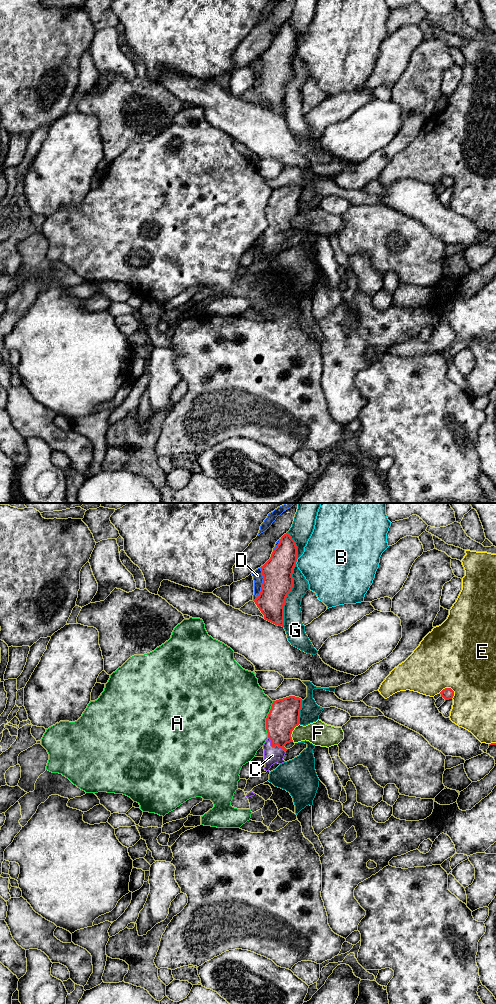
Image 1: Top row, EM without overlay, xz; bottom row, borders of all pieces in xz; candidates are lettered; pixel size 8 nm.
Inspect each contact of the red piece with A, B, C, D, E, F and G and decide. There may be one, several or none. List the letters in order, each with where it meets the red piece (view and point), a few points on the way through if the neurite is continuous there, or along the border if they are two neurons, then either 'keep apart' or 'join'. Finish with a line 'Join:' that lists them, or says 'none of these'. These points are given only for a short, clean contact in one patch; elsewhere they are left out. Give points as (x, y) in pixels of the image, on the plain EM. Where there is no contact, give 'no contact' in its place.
A: meets red in xz at (266, 207); keep apart
B: meets red in xz at (296, 49); keep apart
C: meets red in xz at (274, 234); runs through xz (283, 205), (274, 234), (272, 243); join
D: meets red in xz at (262, 71); keep apart
E: meets red in xz at (448, 176); keep apart
F: meets red in xz at (291, 220); keep apart
G: meets red in xz at (287, 82); keep apart
Join: C

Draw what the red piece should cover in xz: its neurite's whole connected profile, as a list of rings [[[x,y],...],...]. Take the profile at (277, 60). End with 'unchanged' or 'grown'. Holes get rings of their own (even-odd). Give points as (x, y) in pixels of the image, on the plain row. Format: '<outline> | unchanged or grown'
[[[287,20],[270,47],[261,55],[263,71],[255,92],[264,107],[278,114],[284,113],[284,93],[293,76],[293,57],[297,50],[297,34]]] | unchanged

